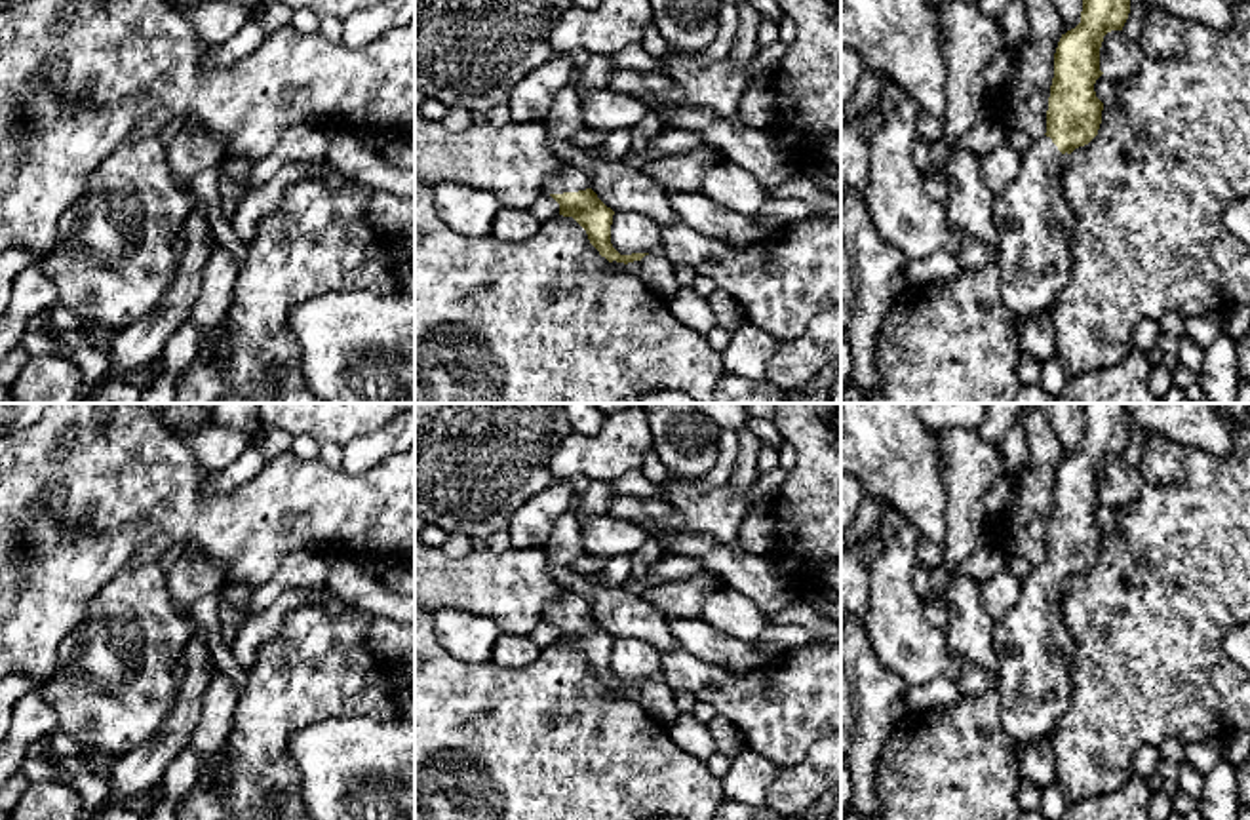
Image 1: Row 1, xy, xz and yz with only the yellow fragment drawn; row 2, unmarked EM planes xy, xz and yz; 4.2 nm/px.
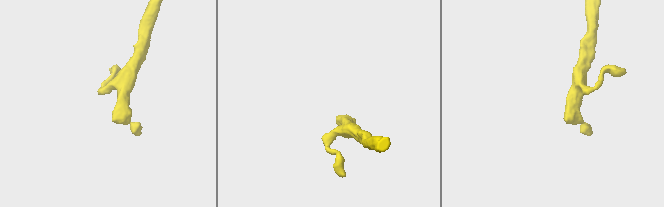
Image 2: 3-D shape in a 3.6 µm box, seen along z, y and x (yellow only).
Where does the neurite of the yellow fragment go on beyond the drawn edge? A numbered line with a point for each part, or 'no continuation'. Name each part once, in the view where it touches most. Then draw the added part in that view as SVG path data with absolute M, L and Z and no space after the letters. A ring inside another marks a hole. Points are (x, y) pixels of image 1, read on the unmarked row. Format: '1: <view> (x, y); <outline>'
1: xz (567, 605); M563 588L563 594L548 603L540 615L542 620L563 620L563 618L578 618L592 615L592 603L588 603L584 597L578 594Z

